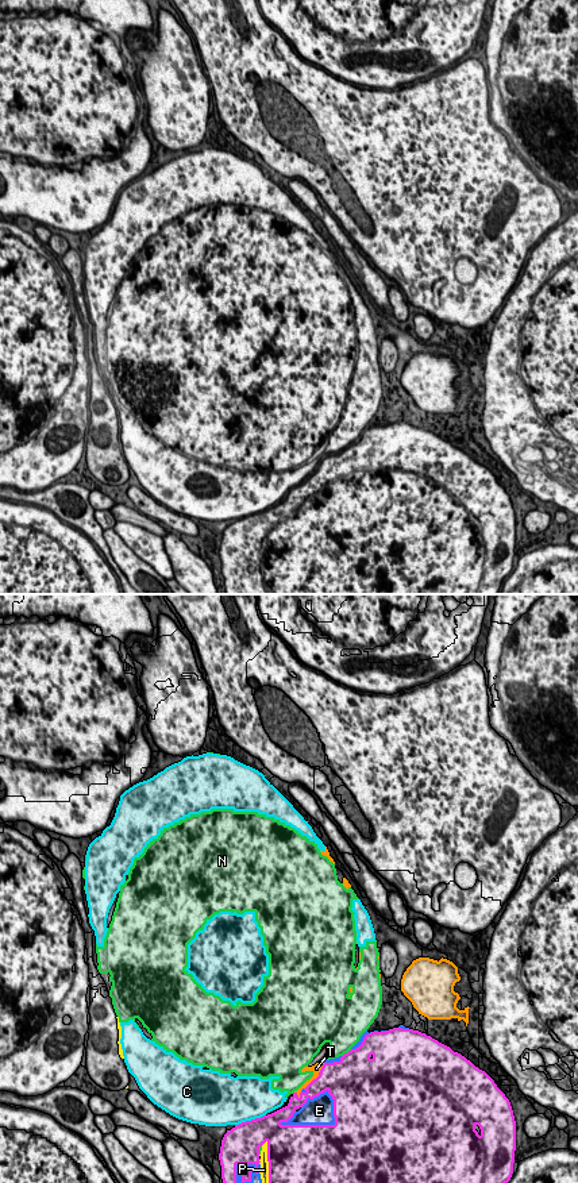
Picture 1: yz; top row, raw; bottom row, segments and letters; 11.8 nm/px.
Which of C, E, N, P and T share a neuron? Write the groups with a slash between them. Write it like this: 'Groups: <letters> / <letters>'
Groups: C N / E / P / T

